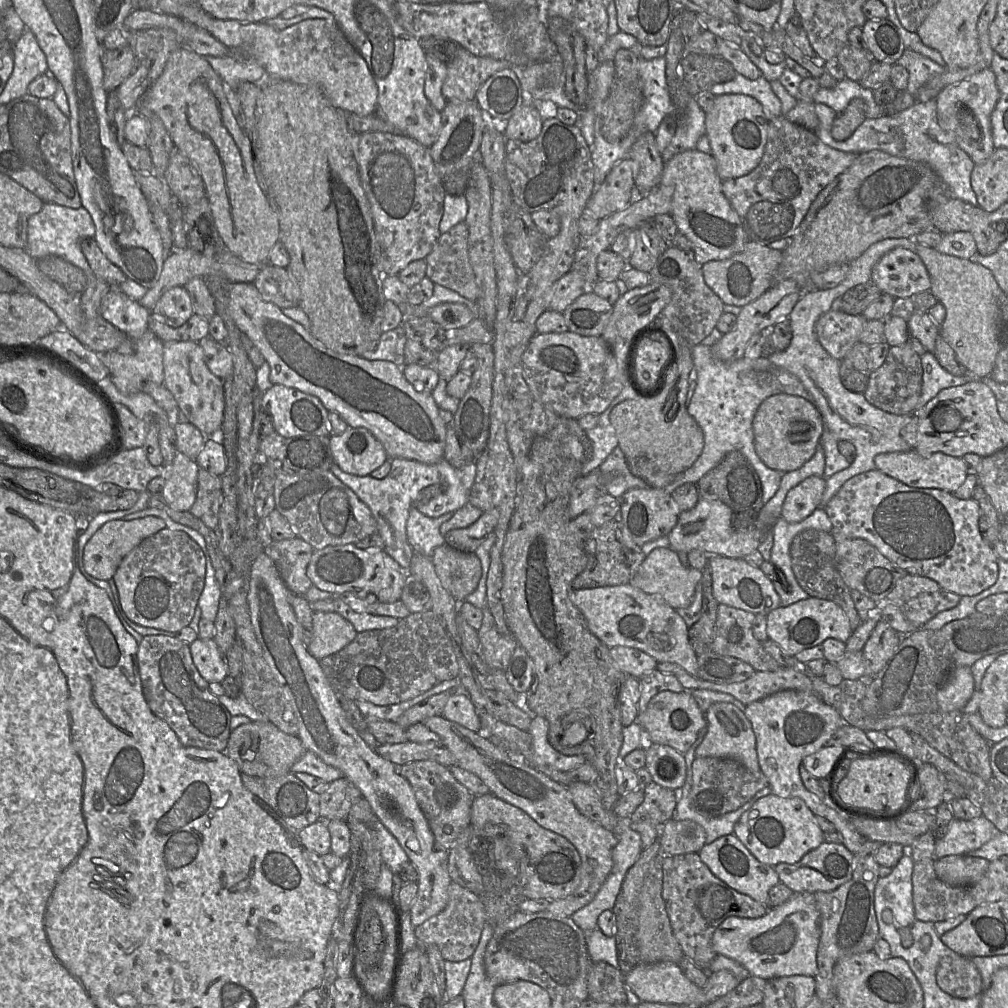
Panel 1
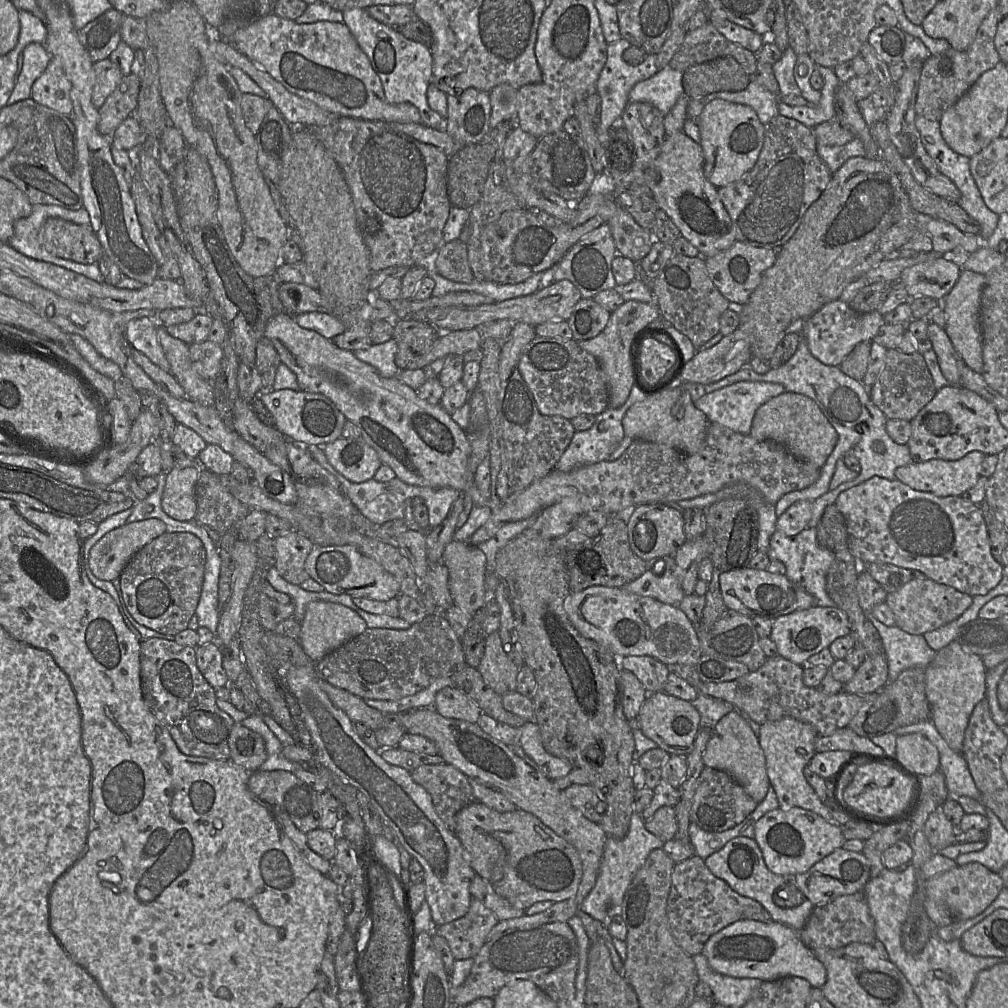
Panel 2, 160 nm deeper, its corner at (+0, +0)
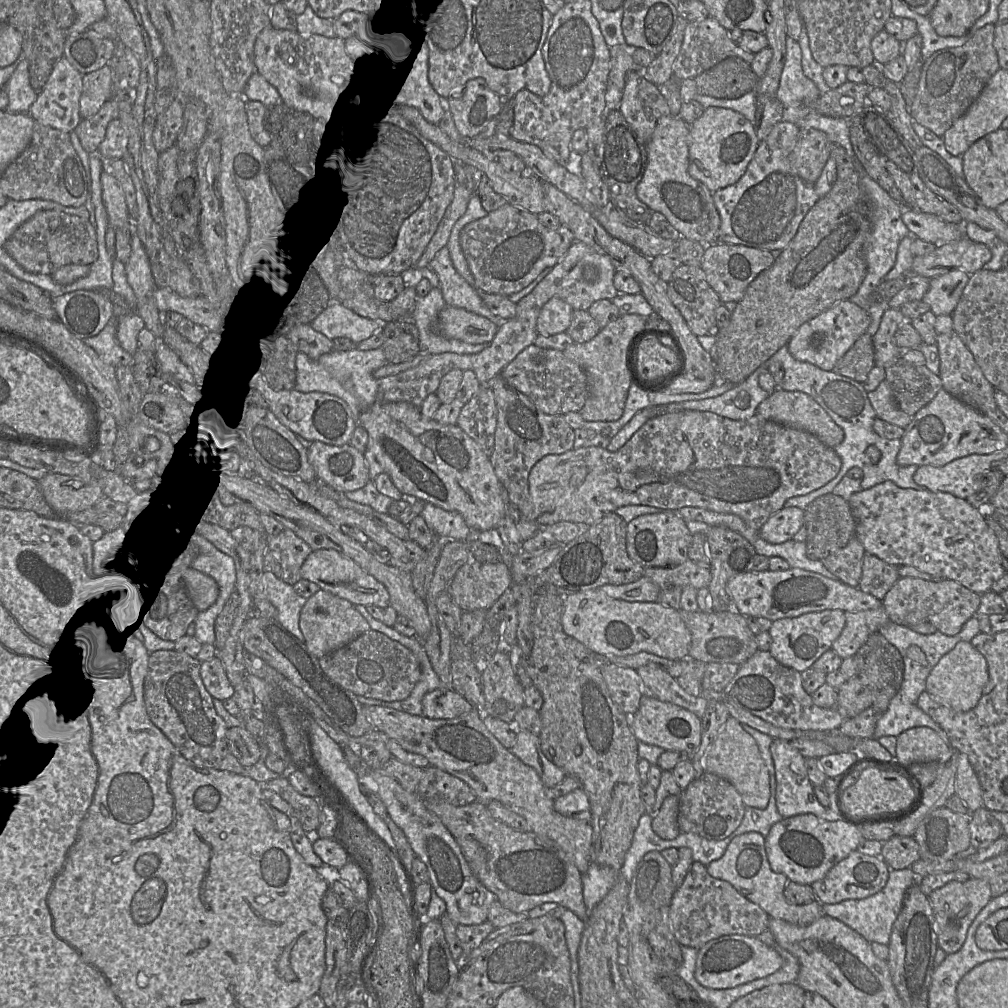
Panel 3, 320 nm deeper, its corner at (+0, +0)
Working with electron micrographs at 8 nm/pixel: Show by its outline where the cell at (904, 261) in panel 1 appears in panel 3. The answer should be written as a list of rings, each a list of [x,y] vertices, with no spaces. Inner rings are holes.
[[[953,270],[930,279],[928,291],[922,300],[935,316],[951,315],[955,310],[970,274],[963,270]]]

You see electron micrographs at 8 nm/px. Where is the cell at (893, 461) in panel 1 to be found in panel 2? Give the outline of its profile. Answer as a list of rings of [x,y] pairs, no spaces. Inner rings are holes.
[[[972,451],[956,461],[932,459],[925,462],[913,462],[898,467],[895,471],[896,478],[912,489],[930,492],[940,497],[961,496],[962,493],[972,488],[980,477],[980,466],[986,454]]]

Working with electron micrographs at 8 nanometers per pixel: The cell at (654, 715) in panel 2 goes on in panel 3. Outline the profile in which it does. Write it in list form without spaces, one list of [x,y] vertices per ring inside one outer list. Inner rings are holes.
[[[642,696],[637,711],[630,716],[630,728],[640,742],[658,746],[664,751],[684,752],[689,757],[695,754],[701,742],[702,723],[698,716],[678,705],[648,696]]]

